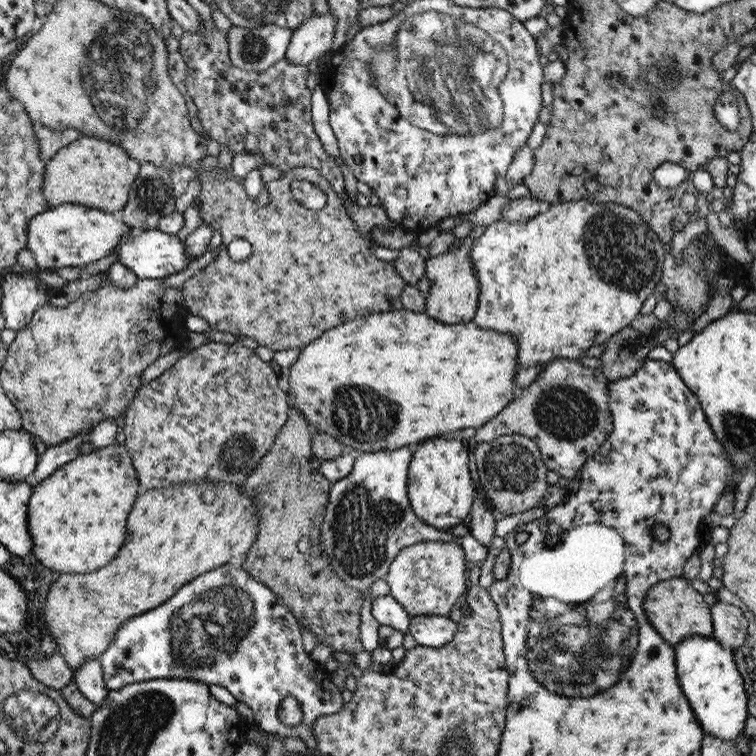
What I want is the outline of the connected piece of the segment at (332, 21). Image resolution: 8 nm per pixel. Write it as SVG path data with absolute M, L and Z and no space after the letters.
M328 10L328 13L316 13L302 22L298 28L294 29L286 51L286 59L290 63L309 65L312 60L318 60L326 52L331 50L334 44L334 32L336 32L336 15Z

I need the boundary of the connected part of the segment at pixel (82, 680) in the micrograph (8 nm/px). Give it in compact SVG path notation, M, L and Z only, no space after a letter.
M88 658L83 666L75 670L73 678L72 682L77 684L79 692L87 700L100 707L110 691L104 682L99 658Z

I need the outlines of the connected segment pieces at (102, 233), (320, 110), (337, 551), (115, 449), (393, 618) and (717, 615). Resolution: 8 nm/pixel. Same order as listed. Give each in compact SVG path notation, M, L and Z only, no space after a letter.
M62 204L58 207L51 207L48 211L38 214L29 226L29 246L30 252L32 252L37 265L40 268L47 268L55 270L62 268L63 266L77 266L84 268L86 264L92 264L108 256L112 253L112 250L118 246L118 242L130 234L130 230L133 230L129 224L123 222L119 217L119 214L109 214L109 212L96 210L94 208L86 207L76 204Z
M321 84L316 85L311 93L310 104L314 131L318 134L324 150L334 158L337 166L341 168L344 160L341 158L338 140L329 123L329 102Z
M412 444L398 447L396 450L360 452L350 473L333 482L330 487L330 499L321 526L325 552L330 556L330 569L348 586L359 591L367 592L376 580L385 578L394 557L407 546L430 541L461 544L460 537L456 537L446 529L438 530L424 524L412 510L407 494L408 470L416 448L417 444Z
M118 443L94 449L73 461L62 465L46 481L40 482L33 488L29 501L29 530L34 539L32 554L44 566L52 571L70 574L84 574L102 568L120 553L126 542L126 518L132 510L132 504L138 496L138 490L144 490L137 478L137 469L133 465L126 446Z
M390 595L378 596L372 601L371 614L381 626L390 626L404 634L408 633L411 615Z
M724 601L714 602L710 606L710 612L714 628L713 638L735 654L745 644L748 620L736 606Z

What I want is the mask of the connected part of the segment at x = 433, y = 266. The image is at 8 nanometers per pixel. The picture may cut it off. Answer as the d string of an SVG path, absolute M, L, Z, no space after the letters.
M485 226L472 227L470 234L463 237L462 245L454 247L444 254L425 259L425 278L428 278L431 288L426 294L426 313L430 318L449 325L472 321L478 306L480 282L474 271L474 263L470 259L470 250L476 238L484 234Z

